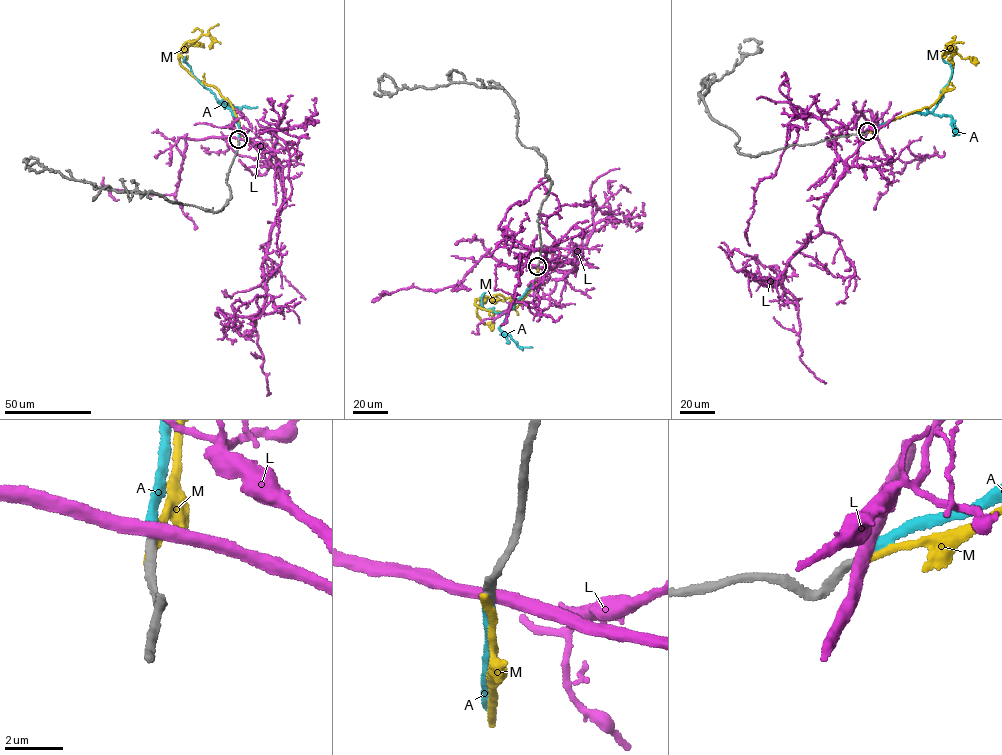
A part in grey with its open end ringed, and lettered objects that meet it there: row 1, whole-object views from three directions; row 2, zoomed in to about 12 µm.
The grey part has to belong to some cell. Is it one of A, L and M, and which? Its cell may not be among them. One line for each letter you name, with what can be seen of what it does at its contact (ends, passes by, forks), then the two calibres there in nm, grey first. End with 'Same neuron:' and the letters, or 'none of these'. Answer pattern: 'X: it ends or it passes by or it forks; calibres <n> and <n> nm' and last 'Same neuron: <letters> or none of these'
A: it ends; calibres 320 and 300 nm
Same neuron: A

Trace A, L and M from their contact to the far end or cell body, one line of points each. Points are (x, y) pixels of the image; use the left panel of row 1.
A: (238, 139), (238, 123), (232, 111), (220, 104), (214, 94), (194, 76), (183, 61), (185, 57)
L: (238, 139), (277, 158), (283, 191), (262, 265), (262, 308), (214, 313), (235, 324), (245, 303)
M: (238, 140), (240, 128), (231, 103), (180, 63), (181, 47), (208, 35), (218, 23)

